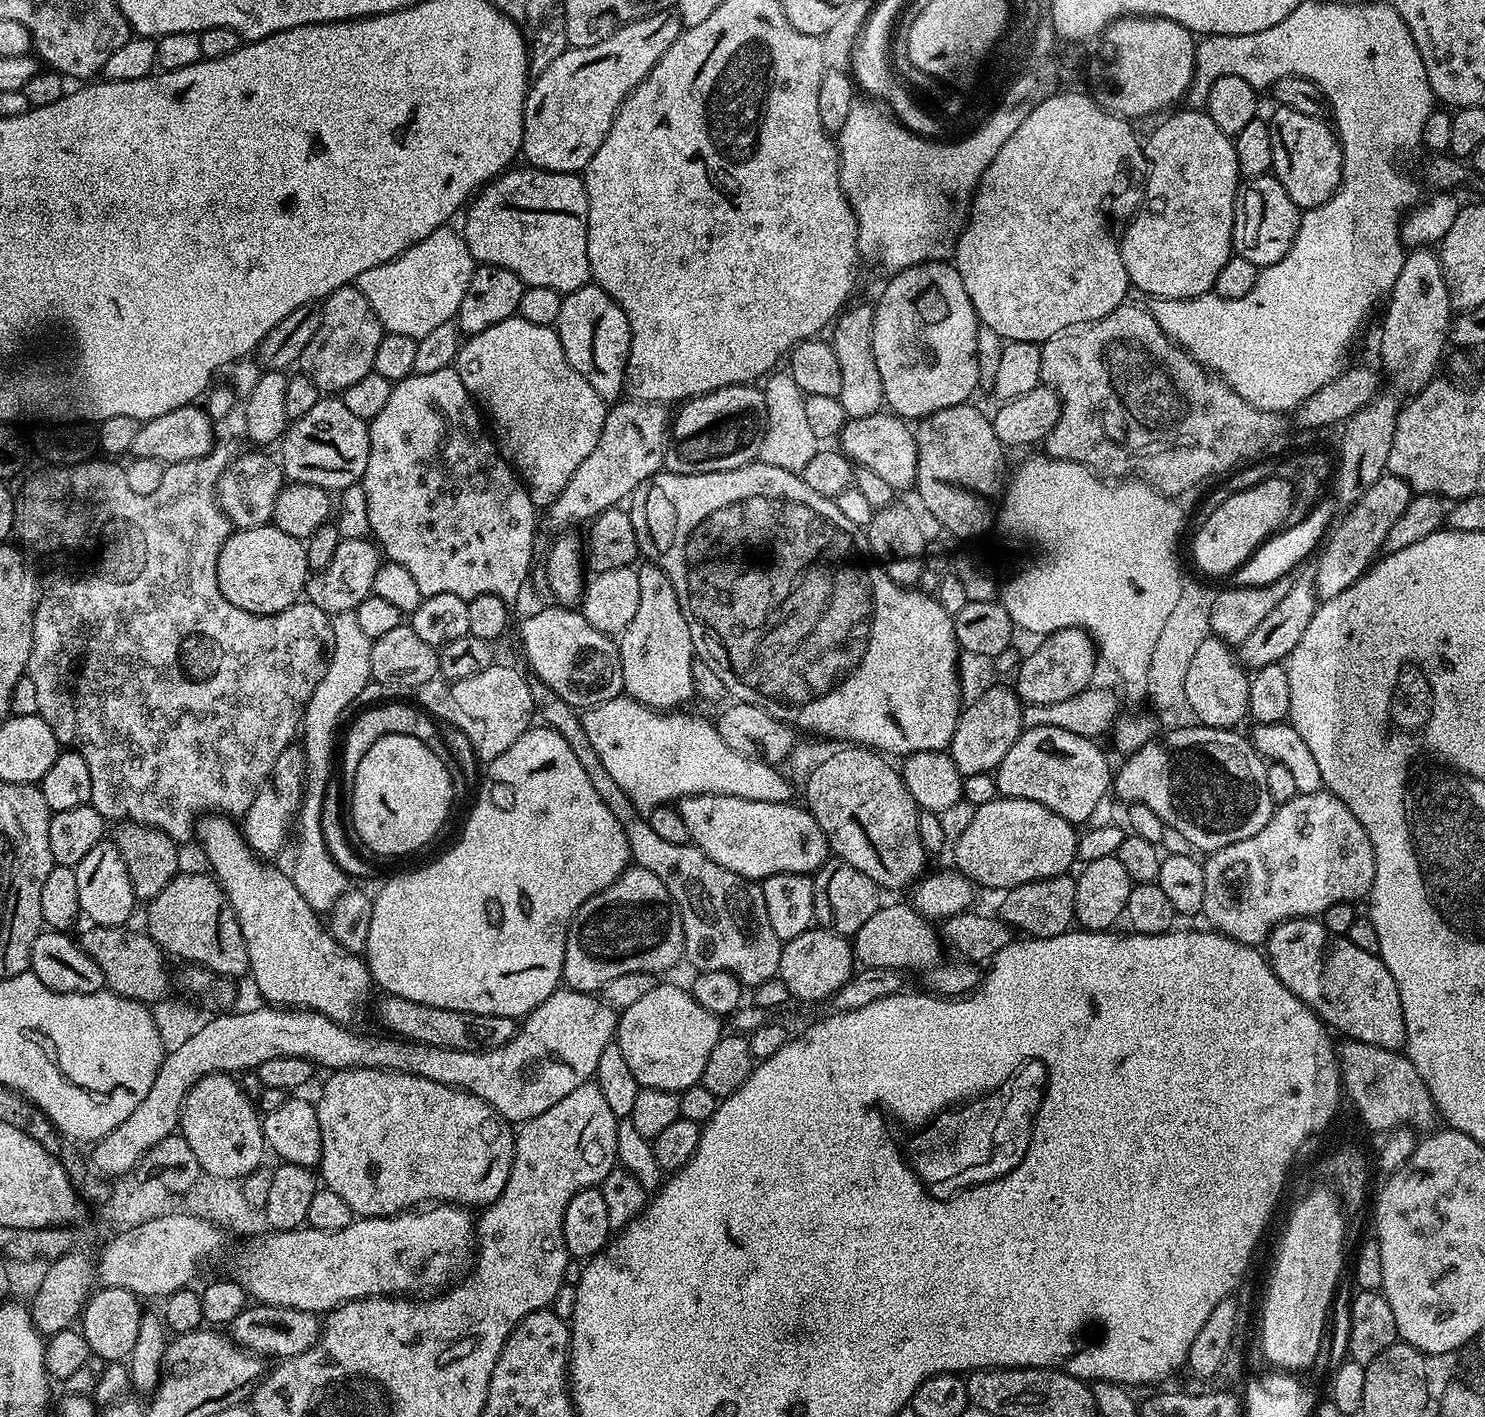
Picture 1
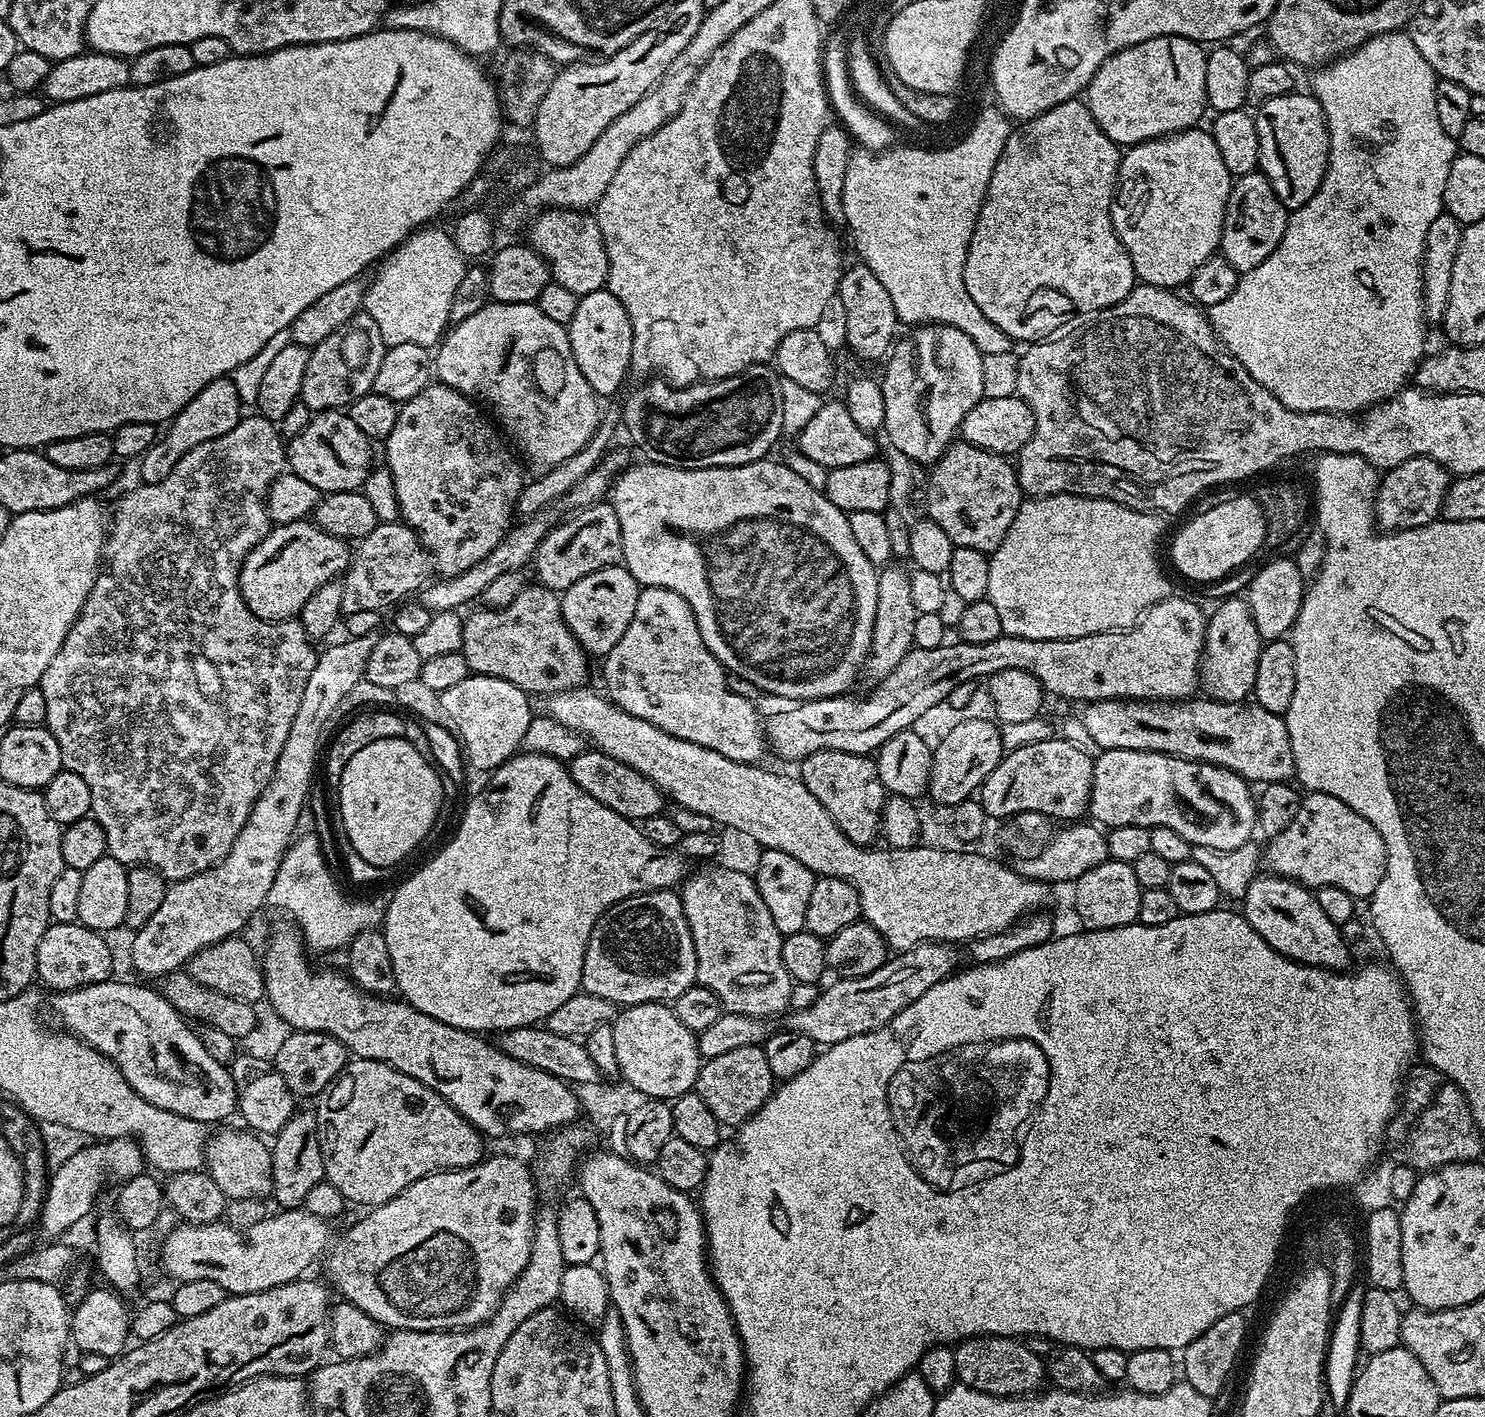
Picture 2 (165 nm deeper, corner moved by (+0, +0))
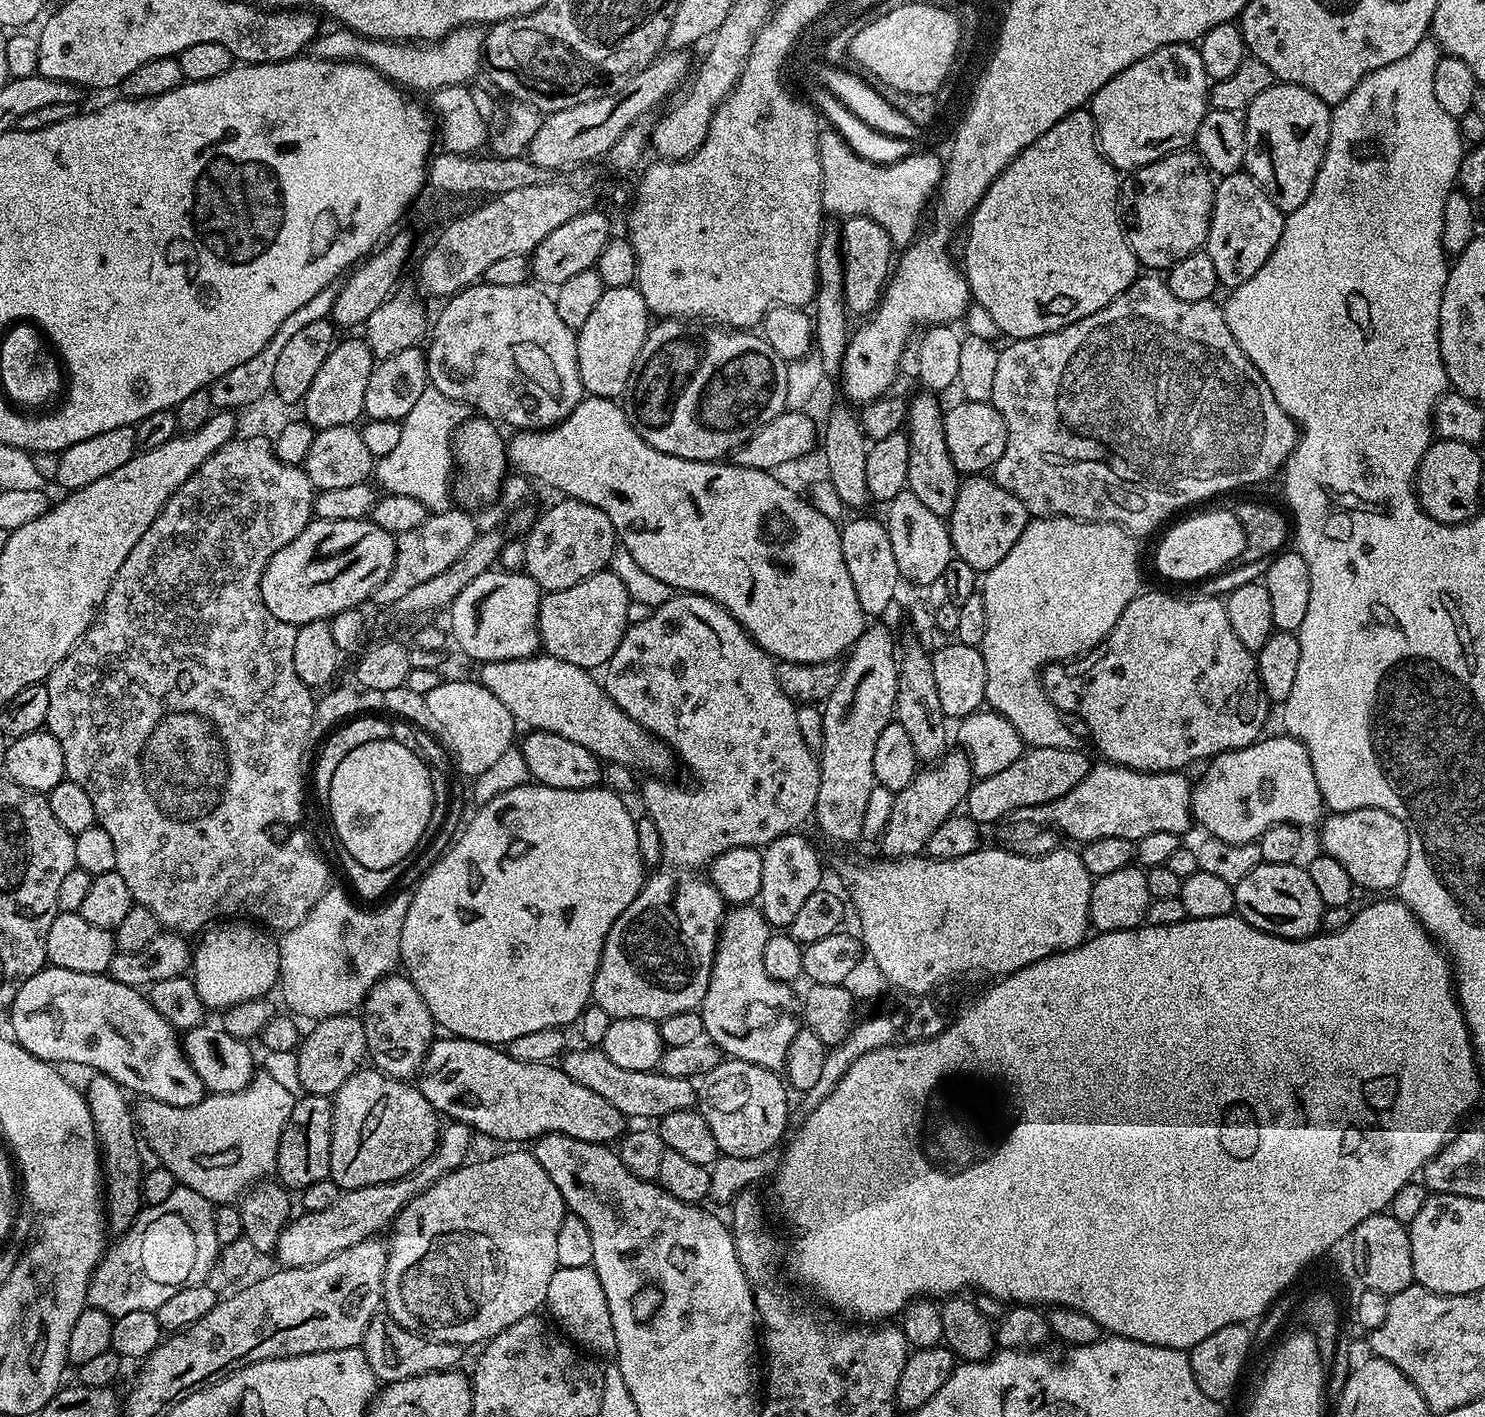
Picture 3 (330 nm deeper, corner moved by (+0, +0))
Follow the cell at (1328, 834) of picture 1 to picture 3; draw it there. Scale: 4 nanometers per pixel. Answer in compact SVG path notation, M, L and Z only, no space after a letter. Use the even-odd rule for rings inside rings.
M1373 808L1333 812L1323 817L1318 831L1323 855L1336 858L1357 889L1373 888L1376 894L1387 893L1384 892L1387 888L1399 889L1402 870L1406 870L1406 854L1410 854L1410 842L1406 826L1402 826L1394 814Z

